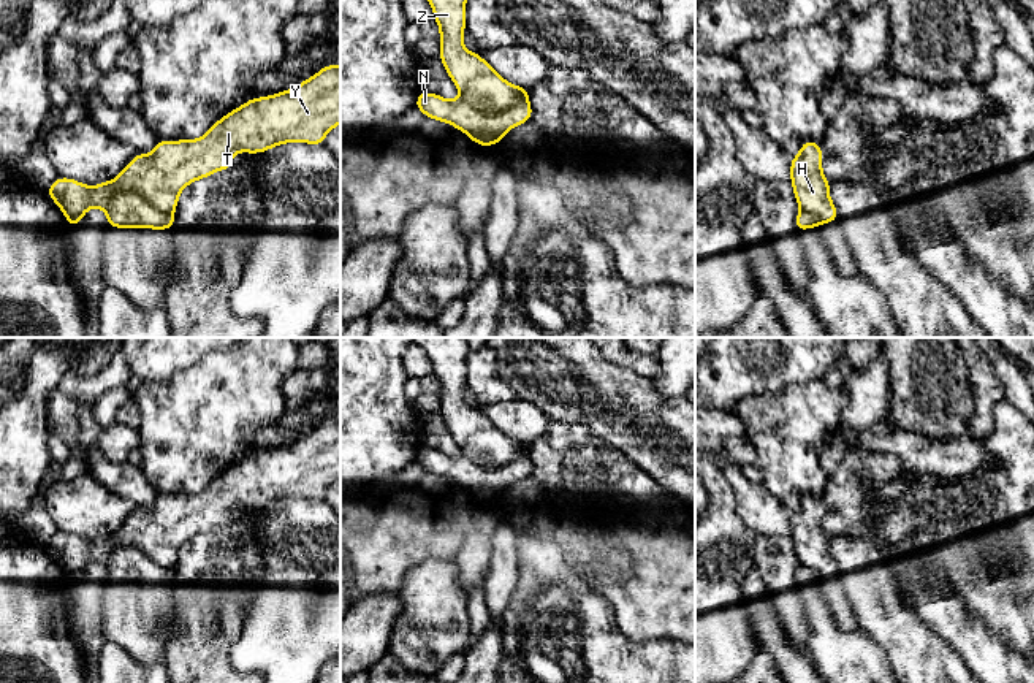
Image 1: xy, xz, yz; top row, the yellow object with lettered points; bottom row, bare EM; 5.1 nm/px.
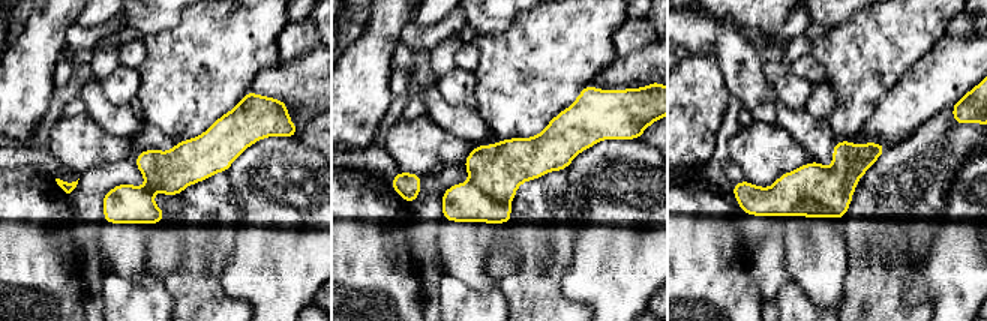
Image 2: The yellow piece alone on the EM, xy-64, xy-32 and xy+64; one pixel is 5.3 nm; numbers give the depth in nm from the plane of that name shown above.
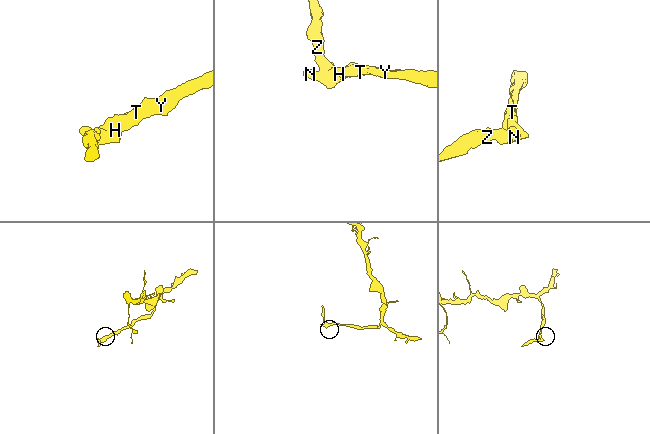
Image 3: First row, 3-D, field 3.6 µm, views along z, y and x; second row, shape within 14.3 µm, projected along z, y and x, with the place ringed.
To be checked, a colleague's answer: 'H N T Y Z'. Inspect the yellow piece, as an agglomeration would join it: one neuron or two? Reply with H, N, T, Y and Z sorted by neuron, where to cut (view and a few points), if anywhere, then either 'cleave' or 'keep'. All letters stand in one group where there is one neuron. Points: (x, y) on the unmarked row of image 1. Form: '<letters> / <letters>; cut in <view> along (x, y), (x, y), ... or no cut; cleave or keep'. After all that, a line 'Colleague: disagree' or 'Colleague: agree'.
H N T Y / Z; cut in xy along (105, 564), (116, 549), (135, 547), (155, 563), (173, 569); cleave
Colleague: disagree

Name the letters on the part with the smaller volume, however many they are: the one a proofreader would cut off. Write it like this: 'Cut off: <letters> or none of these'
Cut off: Z

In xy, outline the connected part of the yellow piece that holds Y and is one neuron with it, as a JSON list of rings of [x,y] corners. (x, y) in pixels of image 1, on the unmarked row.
[[[340,418],[323,420],[312,433],[269,452],[249,453],[242,461],[220,472],[198,494],[158,494],[150,509],[136,509],[112,536],[86,540],[71,532],[59,531],[49,542],[49,553],[67,572],[68,582],[79,582],[90,563],[106,566],[116,548],[133,547],[155,564],[174,569],[181,547],[195,536],[209,532],[215,526],[226,526],[233,512],[241,506],[261,509],[287,498],[320,501],[326,490],[340,479]]]

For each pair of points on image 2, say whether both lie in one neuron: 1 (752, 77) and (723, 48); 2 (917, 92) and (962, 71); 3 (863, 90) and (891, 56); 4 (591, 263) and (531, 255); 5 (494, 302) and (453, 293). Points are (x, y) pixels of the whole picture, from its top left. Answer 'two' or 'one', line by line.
1: one
2: one
3: one
4: two
5: one

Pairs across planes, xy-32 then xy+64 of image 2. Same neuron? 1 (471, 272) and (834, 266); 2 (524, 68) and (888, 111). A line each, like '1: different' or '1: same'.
1: same
2: different

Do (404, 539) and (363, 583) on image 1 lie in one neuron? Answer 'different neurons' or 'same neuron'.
same neuron

